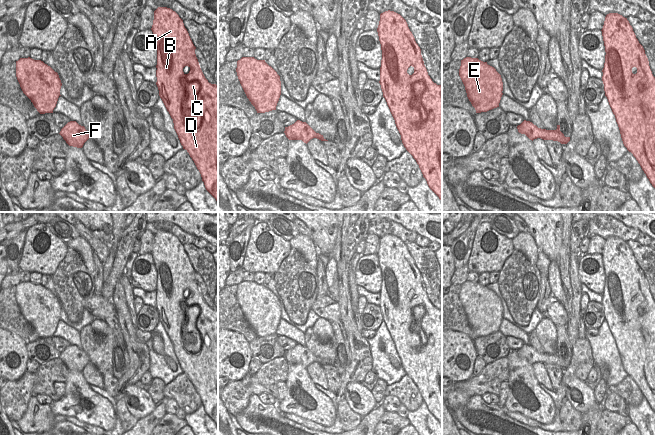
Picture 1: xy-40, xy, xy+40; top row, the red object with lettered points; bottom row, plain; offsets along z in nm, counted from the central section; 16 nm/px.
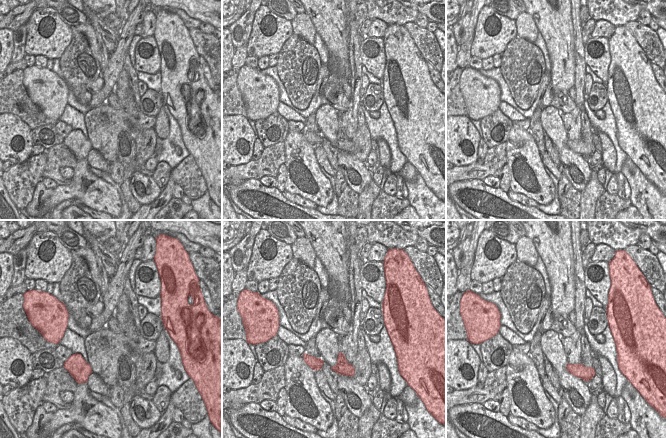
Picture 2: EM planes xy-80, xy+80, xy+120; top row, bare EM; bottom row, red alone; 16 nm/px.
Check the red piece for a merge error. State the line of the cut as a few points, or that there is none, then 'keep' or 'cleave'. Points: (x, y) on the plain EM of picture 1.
cut none; keep

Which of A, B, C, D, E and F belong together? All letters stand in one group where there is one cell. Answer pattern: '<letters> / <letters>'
A B C D E F

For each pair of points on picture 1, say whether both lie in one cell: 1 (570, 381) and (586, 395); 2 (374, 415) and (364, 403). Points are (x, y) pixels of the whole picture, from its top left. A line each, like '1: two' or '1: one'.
1: one
2: two

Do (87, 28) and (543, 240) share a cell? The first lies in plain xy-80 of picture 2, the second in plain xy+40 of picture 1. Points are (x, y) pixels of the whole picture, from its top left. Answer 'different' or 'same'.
different

